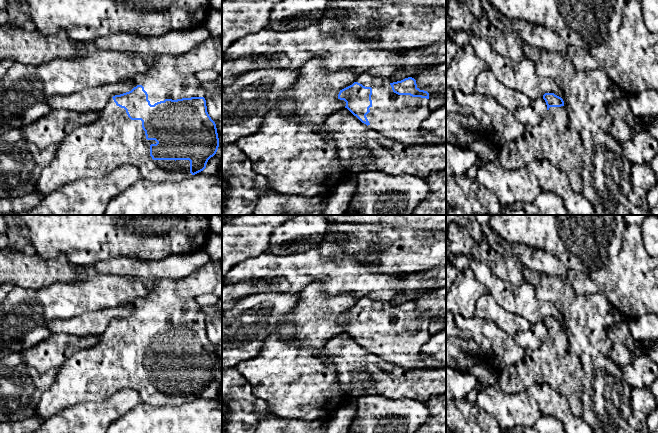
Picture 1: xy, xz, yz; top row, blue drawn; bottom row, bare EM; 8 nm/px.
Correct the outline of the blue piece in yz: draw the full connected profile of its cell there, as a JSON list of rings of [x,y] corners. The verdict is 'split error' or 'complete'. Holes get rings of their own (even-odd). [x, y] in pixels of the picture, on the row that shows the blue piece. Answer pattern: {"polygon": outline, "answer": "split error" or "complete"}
{"polygon": [[[545,93],[547,112],[538,125],[524,128],[521,139],[499,147],[498,161],[503,168],[517,170],[534,160],[547,160],[563,171],[575,192],[582,192],[584,148],[581,137],[571,126],[564,101],[554,93]]], "answer": "split error"}

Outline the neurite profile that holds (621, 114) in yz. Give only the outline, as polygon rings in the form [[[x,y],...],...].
[[[621,89],[619,91],[622,93],[621,97],[618,97],[615,99],[607,108],[608,114],[611,116],[612,119],[612,125],[610,127],[610,134],[620,143],[623,141],[628,140],[631,137],[631,123],[636,120],[636,115],[632,112],[630,108],[630,103],[629,103],[629,94],[623,92]]]

